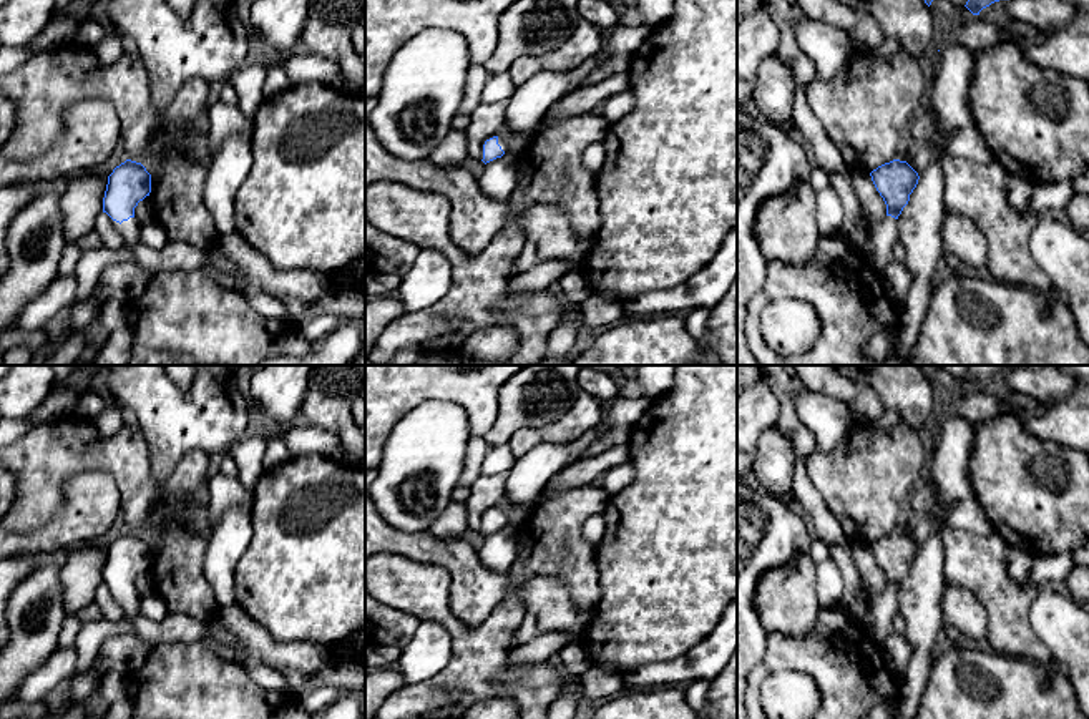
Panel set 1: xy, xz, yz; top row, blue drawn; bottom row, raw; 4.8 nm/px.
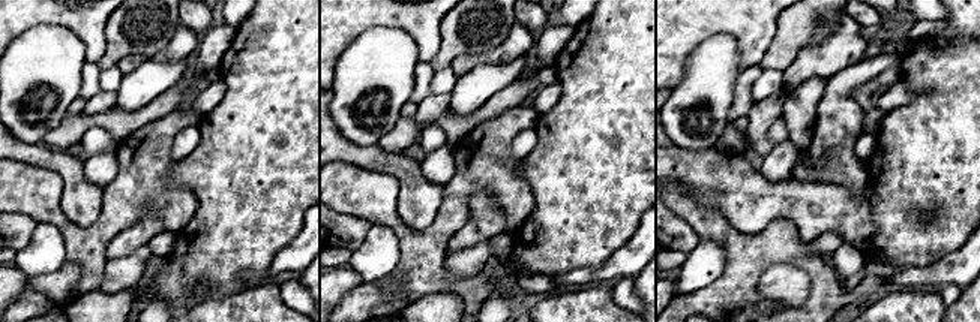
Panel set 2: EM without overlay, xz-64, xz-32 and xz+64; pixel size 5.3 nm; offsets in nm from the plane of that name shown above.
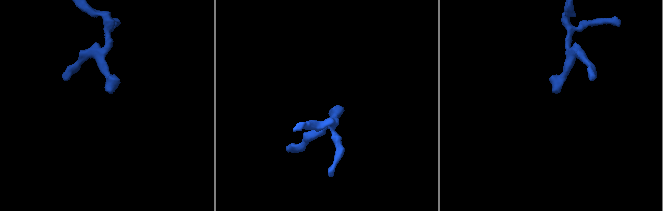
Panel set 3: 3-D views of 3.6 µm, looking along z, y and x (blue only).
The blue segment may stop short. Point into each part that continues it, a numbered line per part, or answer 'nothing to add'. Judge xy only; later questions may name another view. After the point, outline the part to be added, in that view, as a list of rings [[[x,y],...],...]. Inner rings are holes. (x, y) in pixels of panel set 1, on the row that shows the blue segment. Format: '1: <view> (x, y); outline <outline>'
1: xy (131, 229); outline [[[129,218],[121,223],[121,234],[128,247],[136,246],[141,241],[141,224],[136,218]]]

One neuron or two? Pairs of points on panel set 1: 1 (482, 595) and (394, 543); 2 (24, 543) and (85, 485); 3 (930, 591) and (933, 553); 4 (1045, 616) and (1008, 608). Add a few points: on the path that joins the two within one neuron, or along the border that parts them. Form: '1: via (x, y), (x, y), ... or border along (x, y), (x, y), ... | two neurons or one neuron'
1: via (462, 573), (440, 552), (415, 545) | one neuron
2: via (43, 538), (48, 538), (82, 505) | one neuron
3: via (930, 582), (930, 563) | one neuron
4: border along (1046, 585), (1030, 610), (1030, 626), (1048, 648) | two neurons

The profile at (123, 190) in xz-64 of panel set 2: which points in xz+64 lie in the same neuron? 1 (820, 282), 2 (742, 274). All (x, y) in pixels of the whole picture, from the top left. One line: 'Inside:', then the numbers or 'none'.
Inside: 1, 2

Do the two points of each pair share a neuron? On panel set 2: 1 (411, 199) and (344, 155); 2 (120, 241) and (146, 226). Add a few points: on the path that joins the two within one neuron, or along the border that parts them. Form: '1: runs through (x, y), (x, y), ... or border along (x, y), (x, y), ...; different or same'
1: runs through (405, 178), (390, 163), (375, 158), (365, 158); same
2: runs through (126, 241), (140, 232); same

